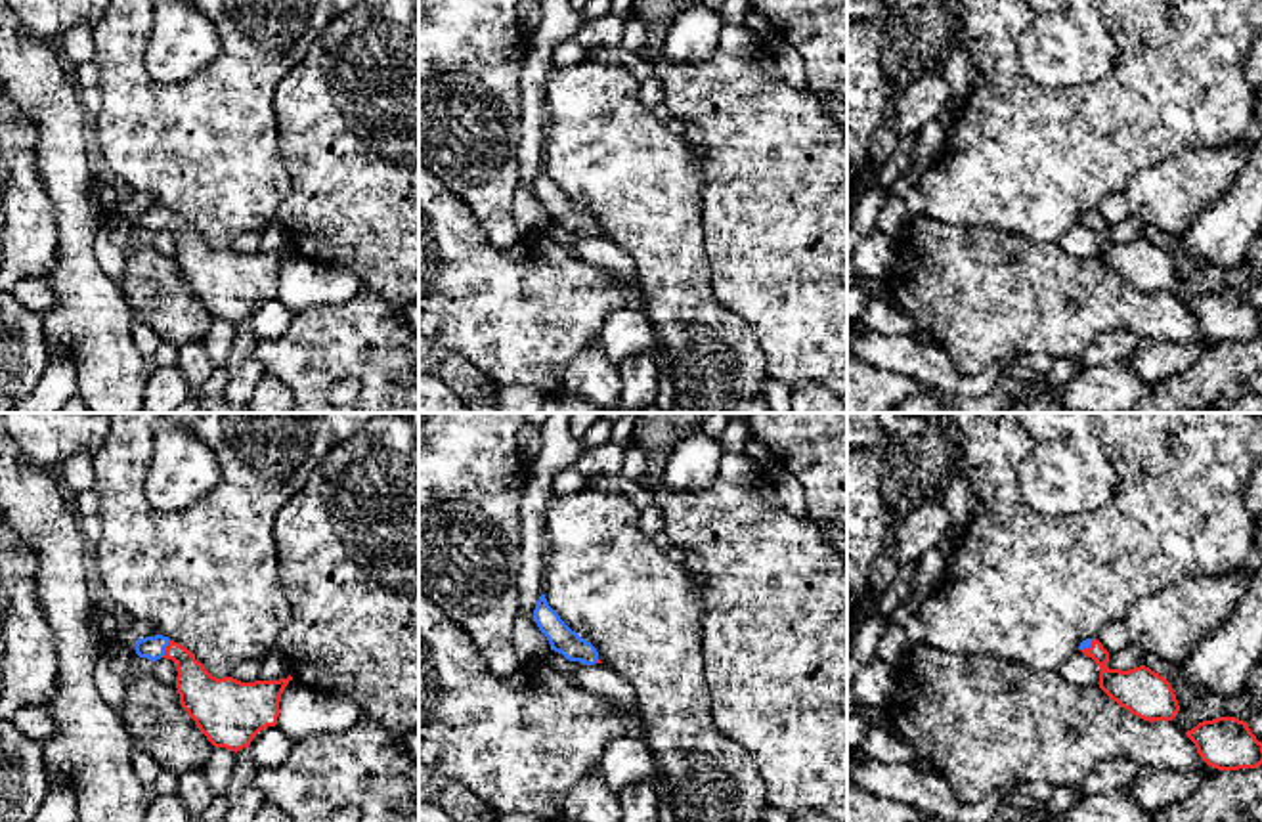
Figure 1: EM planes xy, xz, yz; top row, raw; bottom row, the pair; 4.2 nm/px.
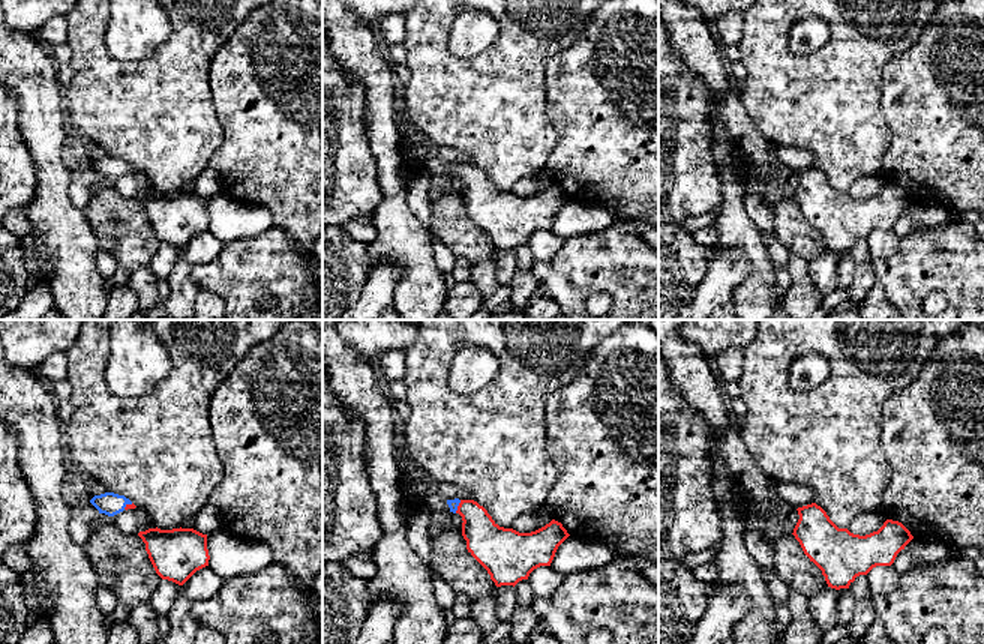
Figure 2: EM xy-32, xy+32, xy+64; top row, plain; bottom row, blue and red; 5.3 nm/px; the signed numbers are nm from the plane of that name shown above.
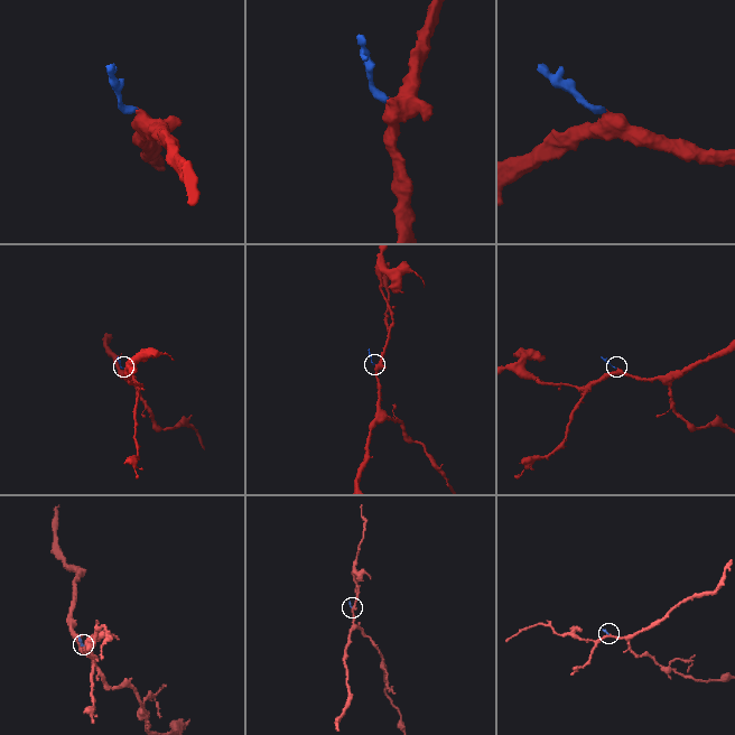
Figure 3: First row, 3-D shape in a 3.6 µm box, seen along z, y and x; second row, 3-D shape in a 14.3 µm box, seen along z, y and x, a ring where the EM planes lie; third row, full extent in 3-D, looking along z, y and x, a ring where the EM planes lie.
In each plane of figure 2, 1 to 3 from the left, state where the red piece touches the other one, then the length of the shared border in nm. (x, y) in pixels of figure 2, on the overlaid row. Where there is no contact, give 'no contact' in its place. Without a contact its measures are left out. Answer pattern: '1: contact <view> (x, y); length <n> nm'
1: contact xy-32 (128, 503); length 60 nm
2: contact xy+32 (458, 505); length 80 nm
3: no contact

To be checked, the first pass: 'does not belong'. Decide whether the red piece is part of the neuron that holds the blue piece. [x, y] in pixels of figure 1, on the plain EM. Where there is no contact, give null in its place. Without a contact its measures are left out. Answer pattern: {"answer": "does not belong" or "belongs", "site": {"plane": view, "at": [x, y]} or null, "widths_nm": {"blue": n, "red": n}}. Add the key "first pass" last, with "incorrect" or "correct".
{"answer": "belongs", "site": {"plane": "xy", "at": [165, 218]}, "widths_nm": {"blue": 100, "red": 180}, "first pass": "incorrect"}

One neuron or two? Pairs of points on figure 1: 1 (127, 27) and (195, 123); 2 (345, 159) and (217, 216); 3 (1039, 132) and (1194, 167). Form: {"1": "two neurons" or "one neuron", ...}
{"1": "one neuron", "2": "two neurons", "3": "two neurons"}

